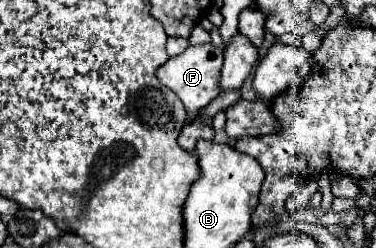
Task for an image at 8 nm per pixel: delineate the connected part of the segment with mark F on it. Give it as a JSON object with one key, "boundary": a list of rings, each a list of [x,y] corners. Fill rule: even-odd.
{"boundary":[[[204,43],[204,45],[196,45],[196,47],[188,47],[182,55],[176,55],[172,59],[168,59],[158,71],[158,79],[160,83],[164,83],[166,87],[170,87],[180,101],[186,107],[186,113],[190,119],[196,119],[198,113],[220,95],[220,71],[222,71],[222,49],[212,45],[212,43]]]}

